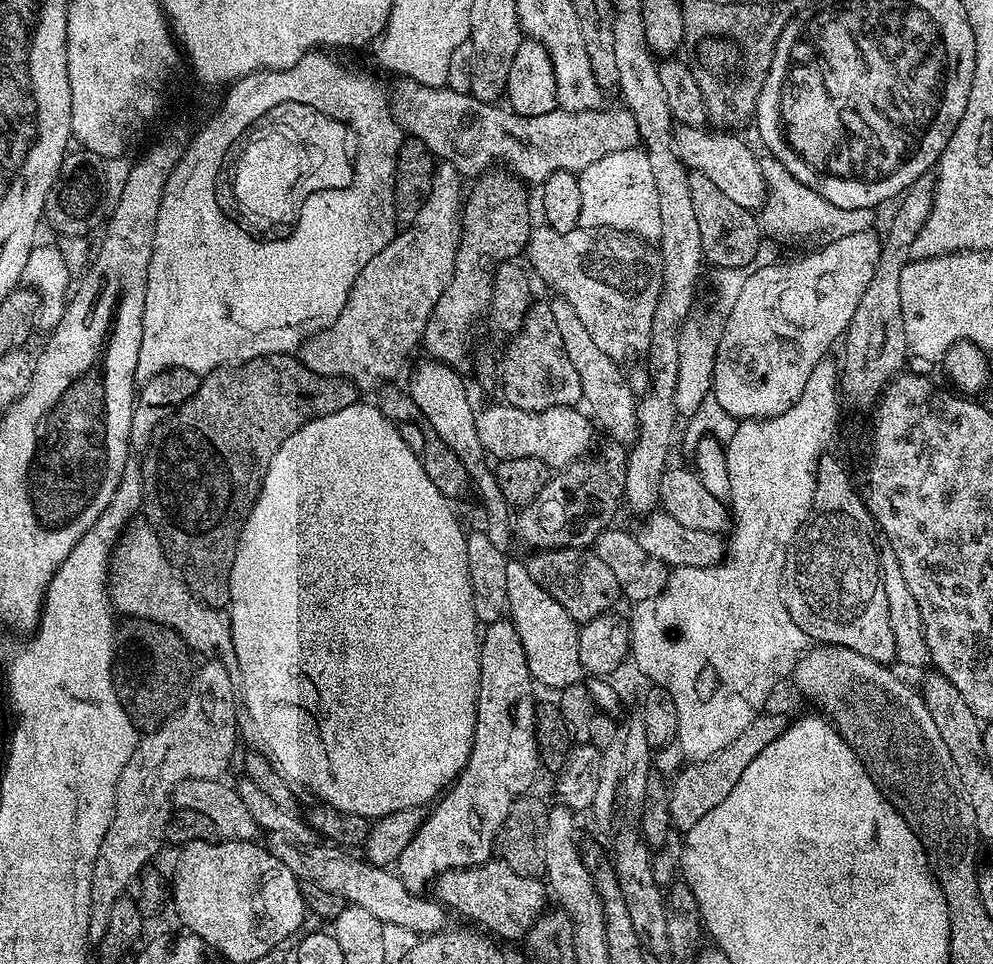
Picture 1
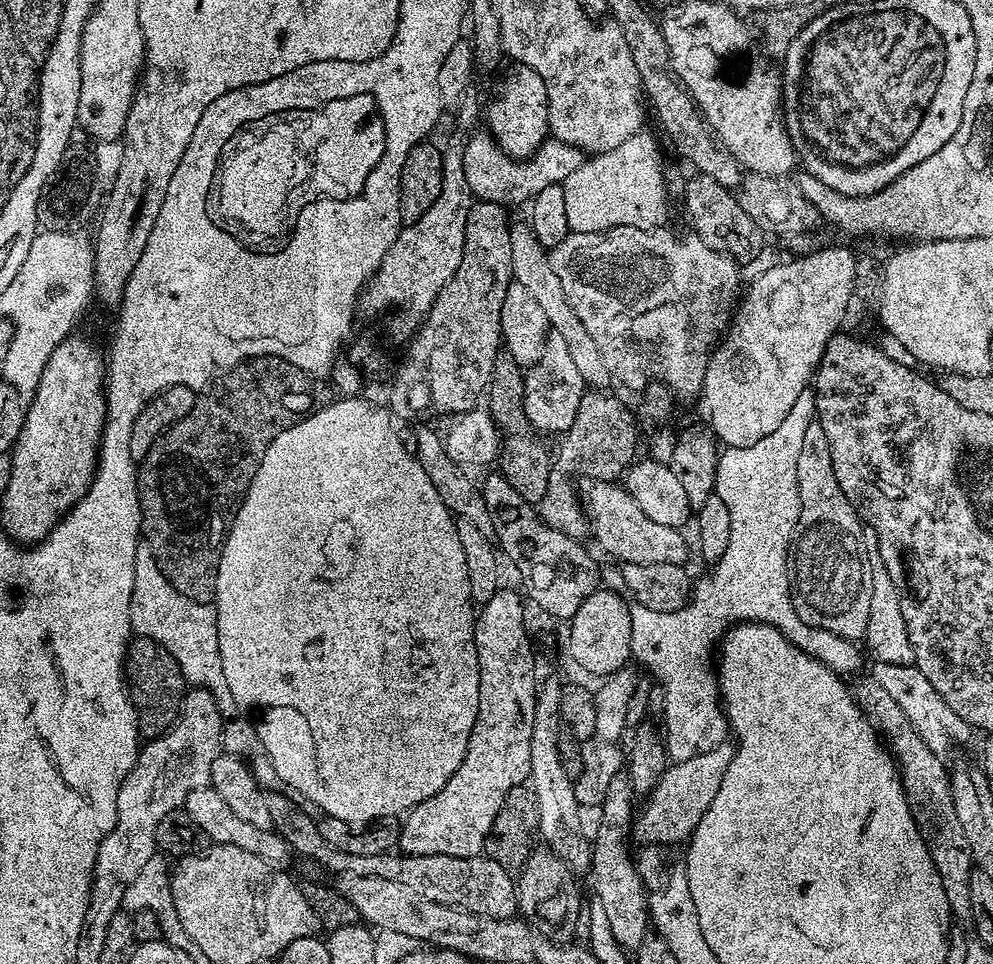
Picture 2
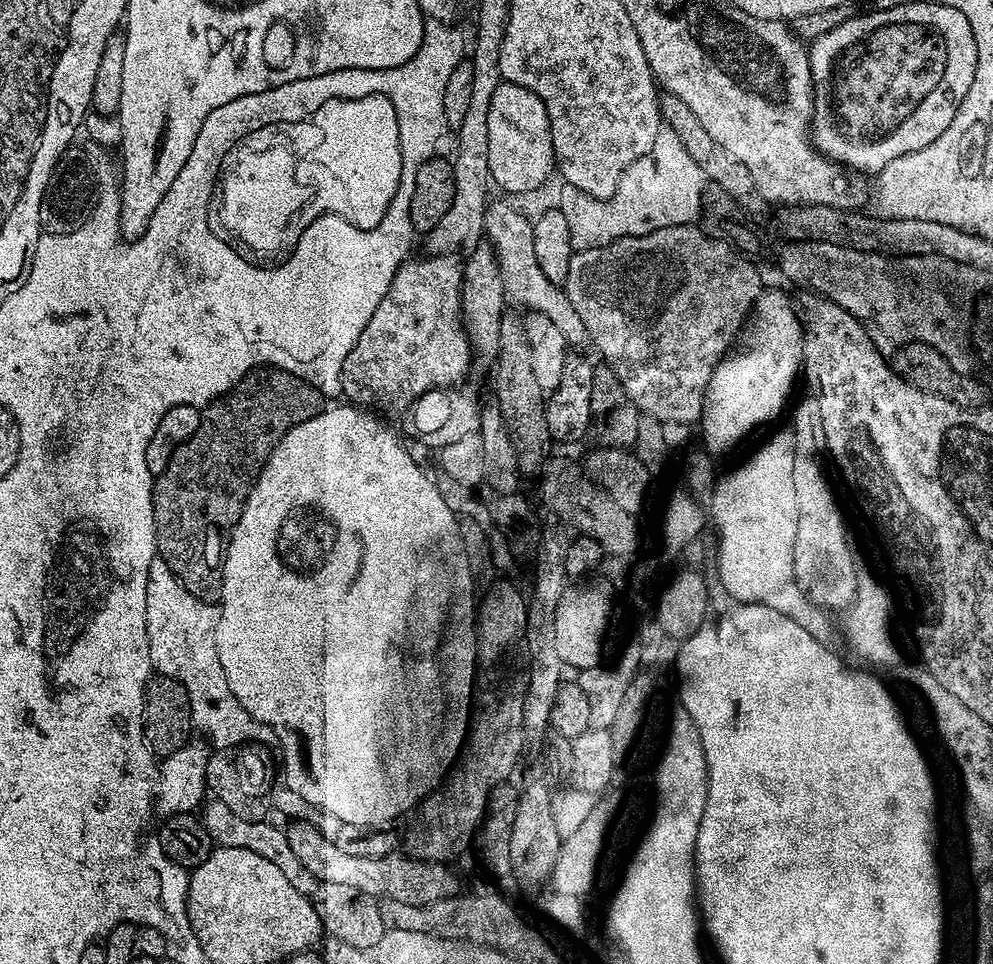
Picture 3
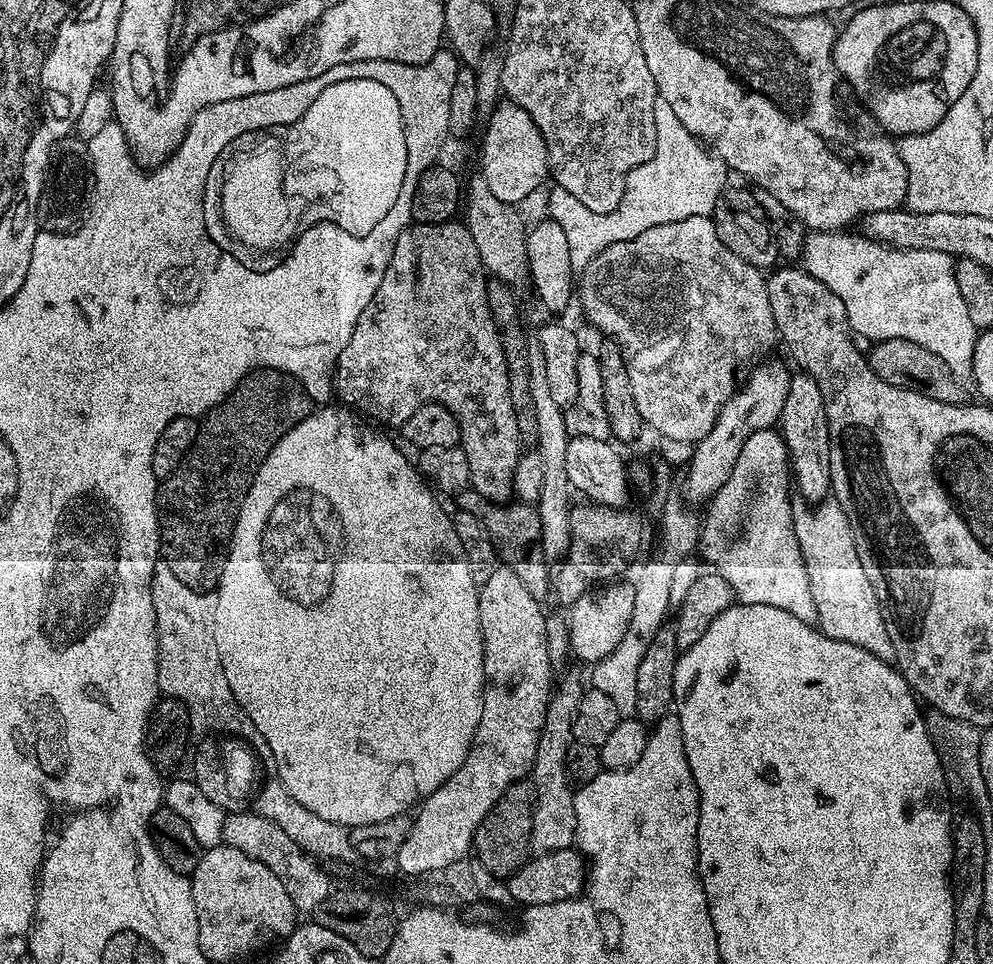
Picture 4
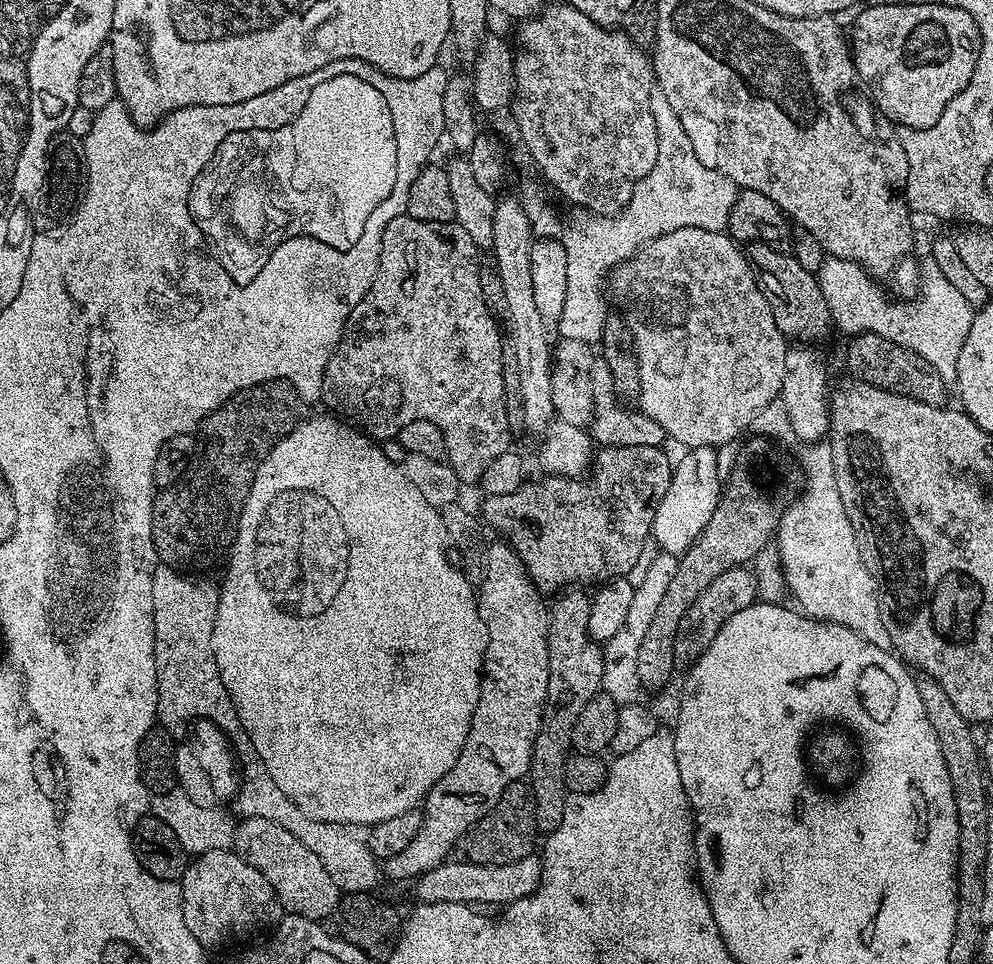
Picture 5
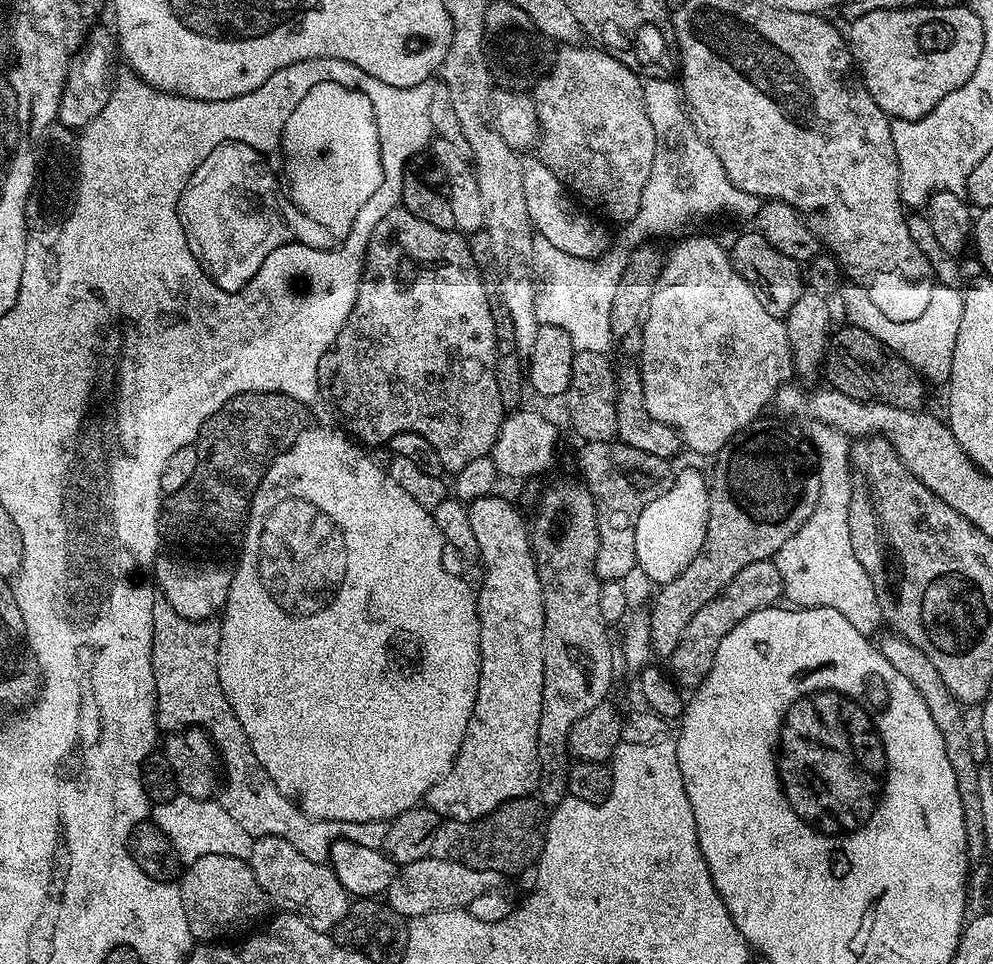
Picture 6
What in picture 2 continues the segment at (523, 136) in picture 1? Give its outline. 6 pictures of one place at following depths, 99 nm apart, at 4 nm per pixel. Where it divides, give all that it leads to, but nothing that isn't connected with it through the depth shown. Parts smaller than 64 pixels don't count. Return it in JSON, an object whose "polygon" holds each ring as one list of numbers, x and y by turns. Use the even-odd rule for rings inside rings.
{"polygon":[[484,130,479,132,472,134,477,136,470,137,468,145,463,145,462,151,468,188,480,202,489,200,505,206,527,205,535,196,542,194,546,186,563,185,564,180,570,178,570,174,574,174,574,170,578,170,578,166,586,159,581,149,555,138,545,139,540,148,527,159,512,159,499,147,493,135]]}

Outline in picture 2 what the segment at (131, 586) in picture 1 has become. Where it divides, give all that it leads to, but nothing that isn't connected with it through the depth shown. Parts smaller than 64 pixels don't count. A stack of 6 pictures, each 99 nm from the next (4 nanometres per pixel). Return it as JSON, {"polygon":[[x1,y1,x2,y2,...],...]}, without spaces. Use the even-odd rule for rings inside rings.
{"polygon":[[141,550,136,553,134,594,130,602,130,622,132,623,132,631,137,637,153,640,155,644,160,645,165,652,170,654,170,658,174,658,174,662,178,662,184,679,189,685,197,688,208,688,217,698,228,696,226,674,222,674,222,662,220,661,220,651,218,650,218,626,216,625,215,607,211,603,200,604,196,600,183,596,164,577,164,572,160,569,160,563,148,550]]}

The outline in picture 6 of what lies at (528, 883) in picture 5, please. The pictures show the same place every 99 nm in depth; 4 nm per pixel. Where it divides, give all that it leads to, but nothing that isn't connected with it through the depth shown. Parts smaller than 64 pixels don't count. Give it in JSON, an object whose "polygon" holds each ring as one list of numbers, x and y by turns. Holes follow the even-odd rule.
{"polygon":[[431,856,403,865,386,893,386,902,404,917,436,913,438,910,467,909,474,899,486,893,499,891,504,877,494,870,474,870,463,861]]}

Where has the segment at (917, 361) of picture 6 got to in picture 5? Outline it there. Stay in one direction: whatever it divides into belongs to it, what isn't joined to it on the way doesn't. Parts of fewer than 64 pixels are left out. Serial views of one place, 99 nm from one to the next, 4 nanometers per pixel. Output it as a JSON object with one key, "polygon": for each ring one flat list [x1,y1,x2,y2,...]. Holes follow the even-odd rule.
{"polygon":[[837,256,825,259,818,279,828,303,831,323,835,327,837,324,847,334,878,334,898,346,909,348,930,362,934,370,938,370,945,385,955,385,958,378,958,356,970,331,974,309,970,302,966,302,966,298,962,298,961,292,954,290,954,286,942,278,942,270,938,270,936,264,928,262,923,265,920,291,911,302,897,302,889,298,885,289,863,268]]}

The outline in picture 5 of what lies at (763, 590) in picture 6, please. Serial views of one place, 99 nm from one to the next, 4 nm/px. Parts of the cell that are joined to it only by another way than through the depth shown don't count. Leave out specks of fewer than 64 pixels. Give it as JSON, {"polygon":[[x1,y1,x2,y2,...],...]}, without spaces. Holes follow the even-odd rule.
{"polygon":[[751,567,731,568,718,574,718,578,714,578,714,582,710,582,710,586,706,586,706,590,698,594,698,598,694,598,694,606,686,610,678,626,678,634,674,638,674,662,677,666,691,666,714,642,714,637,718,630,722,630,726,618,734,618,734,614,746,610,751,604,757,603,757,600,756,573]]}

